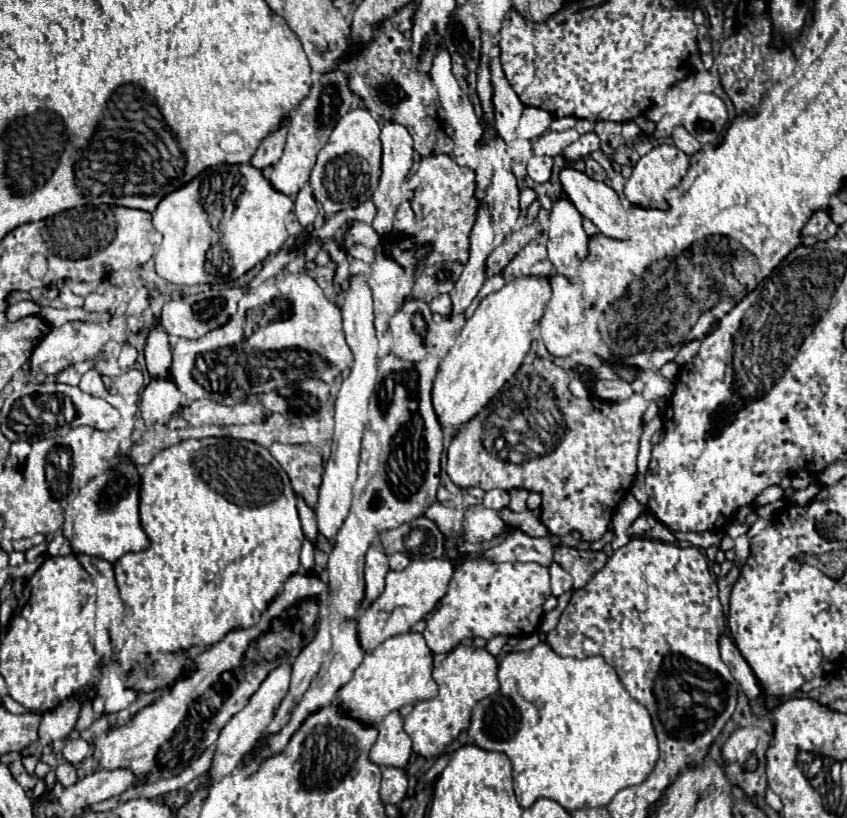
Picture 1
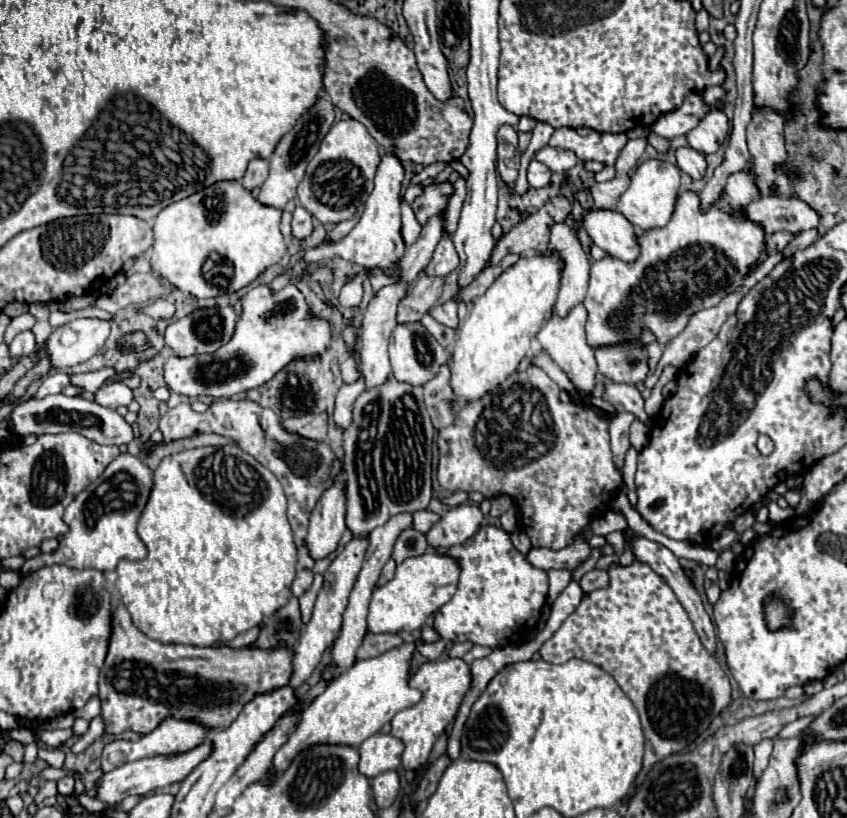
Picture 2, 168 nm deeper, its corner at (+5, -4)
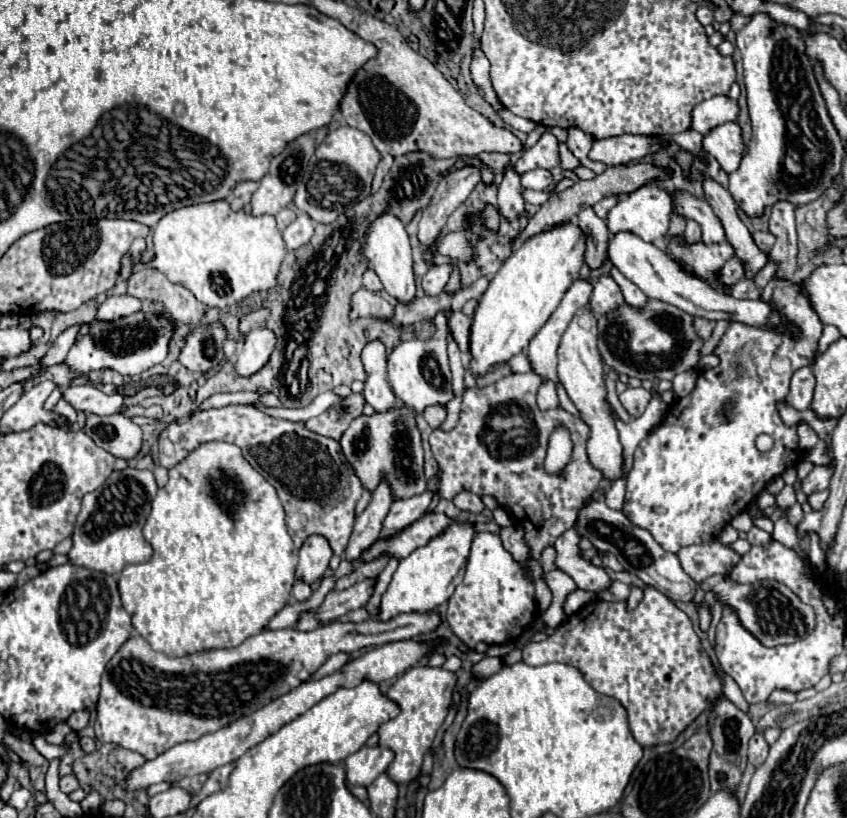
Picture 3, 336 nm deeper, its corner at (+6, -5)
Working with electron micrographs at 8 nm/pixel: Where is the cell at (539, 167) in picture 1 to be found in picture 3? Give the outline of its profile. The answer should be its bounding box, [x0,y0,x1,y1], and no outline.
[521,168,553,190]

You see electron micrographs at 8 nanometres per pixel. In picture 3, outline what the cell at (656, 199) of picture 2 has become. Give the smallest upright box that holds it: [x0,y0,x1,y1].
[607,184,673,242]

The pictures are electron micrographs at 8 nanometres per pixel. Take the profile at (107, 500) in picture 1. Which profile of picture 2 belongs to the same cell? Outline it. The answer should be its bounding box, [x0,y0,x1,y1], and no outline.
[20,453,154,575]

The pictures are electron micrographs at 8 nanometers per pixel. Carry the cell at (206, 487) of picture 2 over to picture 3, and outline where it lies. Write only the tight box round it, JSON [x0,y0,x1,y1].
[119,442,297,656]

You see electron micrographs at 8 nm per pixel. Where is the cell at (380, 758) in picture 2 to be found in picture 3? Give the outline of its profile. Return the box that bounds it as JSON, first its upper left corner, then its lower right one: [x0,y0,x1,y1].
[343,746,395,786]

